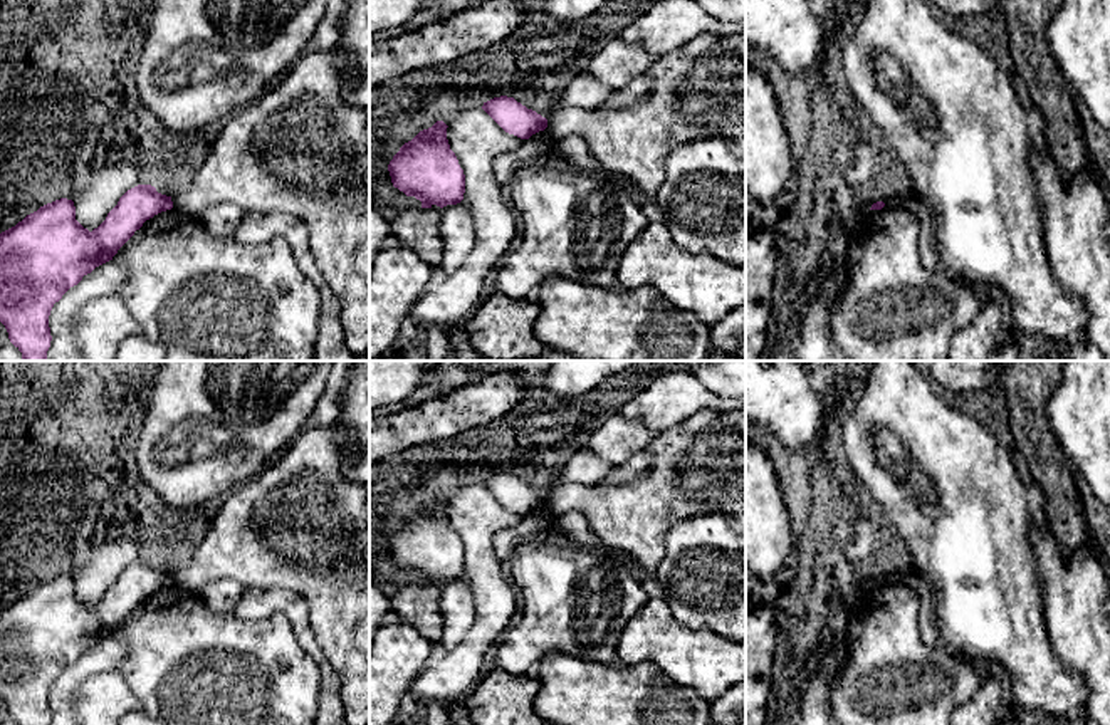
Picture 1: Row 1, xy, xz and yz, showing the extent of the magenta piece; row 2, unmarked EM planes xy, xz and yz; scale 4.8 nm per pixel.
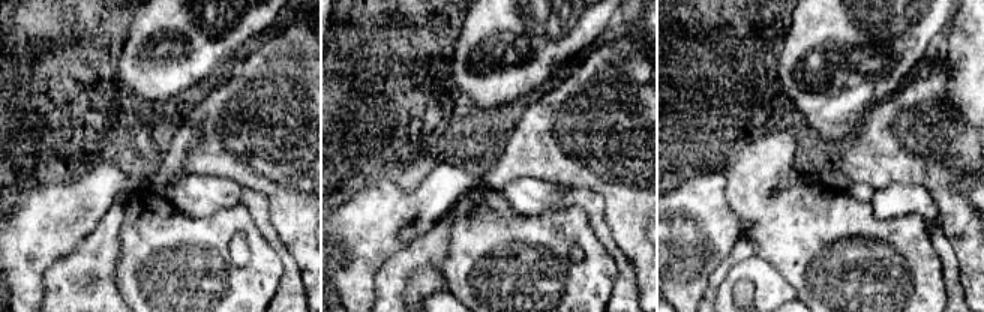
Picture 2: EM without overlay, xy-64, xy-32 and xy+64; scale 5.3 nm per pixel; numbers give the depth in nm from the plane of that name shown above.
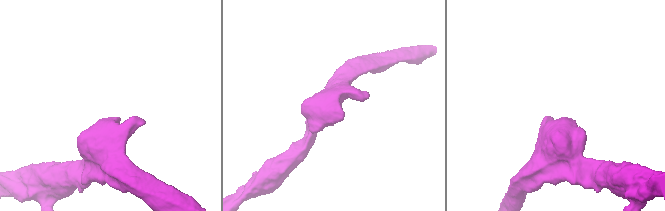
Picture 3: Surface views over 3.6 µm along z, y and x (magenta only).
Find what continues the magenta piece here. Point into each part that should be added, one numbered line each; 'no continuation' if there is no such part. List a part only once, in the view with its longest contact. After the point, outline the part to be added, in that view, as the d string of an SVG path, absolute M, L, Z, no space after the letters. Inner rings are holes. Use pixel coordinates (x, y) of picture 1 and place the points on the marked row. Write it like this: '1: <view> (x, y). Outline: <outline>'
no continuation

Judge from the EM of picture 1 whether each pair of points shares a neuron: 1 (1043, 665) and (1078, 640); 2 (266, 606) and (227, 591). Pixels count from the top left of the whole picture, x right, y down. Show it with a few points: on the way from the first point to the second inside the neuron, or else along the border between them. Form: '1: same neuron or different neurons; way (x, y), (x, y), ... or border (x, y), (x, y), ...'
1: different neurons; border (1045, 616), (1048, 641), (1055, 655), (1083, 682)
2: different neurons; border (251, 589), (235, 615)

